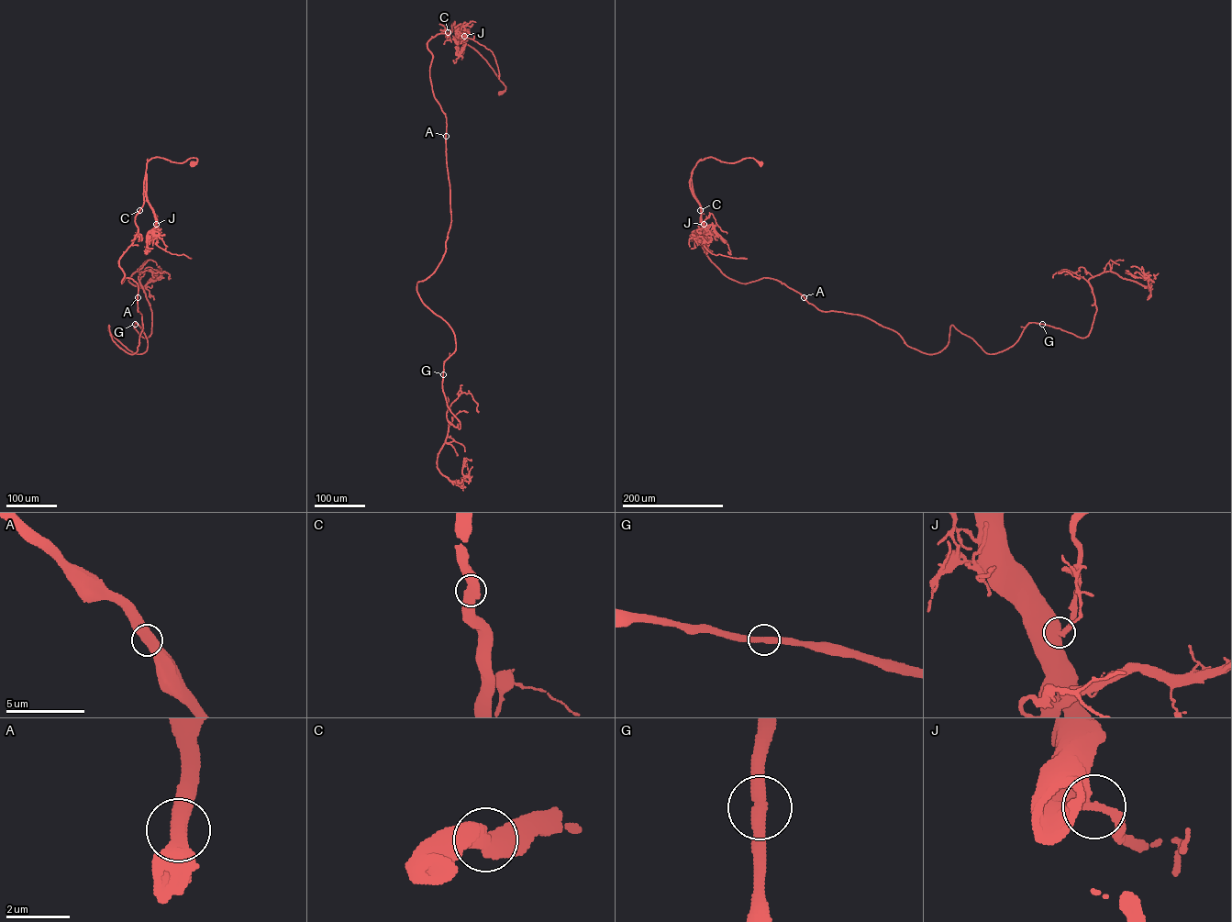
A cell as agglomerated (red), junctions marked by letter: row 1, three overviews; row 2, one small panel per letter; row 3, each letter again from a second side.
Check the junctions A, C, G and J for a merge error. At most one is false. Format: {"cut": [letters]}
{"cut": []}

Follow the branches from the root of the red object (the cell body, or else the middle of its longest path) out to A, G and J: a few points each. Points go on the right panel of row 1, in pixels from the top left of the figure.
A: (760, 163), (712, 157), (697, 162), (691, 178), (701, 246), (727, 277), (745, 283), (772, 278), (804, 297)
G: (760, 163), (693, 171), (701, 246), (727, 277), (778, 280), (927, 354), (951, 325), (993, 354), (1042, 324)
J: (760, 163), (752, 158), (727, 162), (712, 157), (697, 162), (690, 186), (700, 205), (704, 224)

